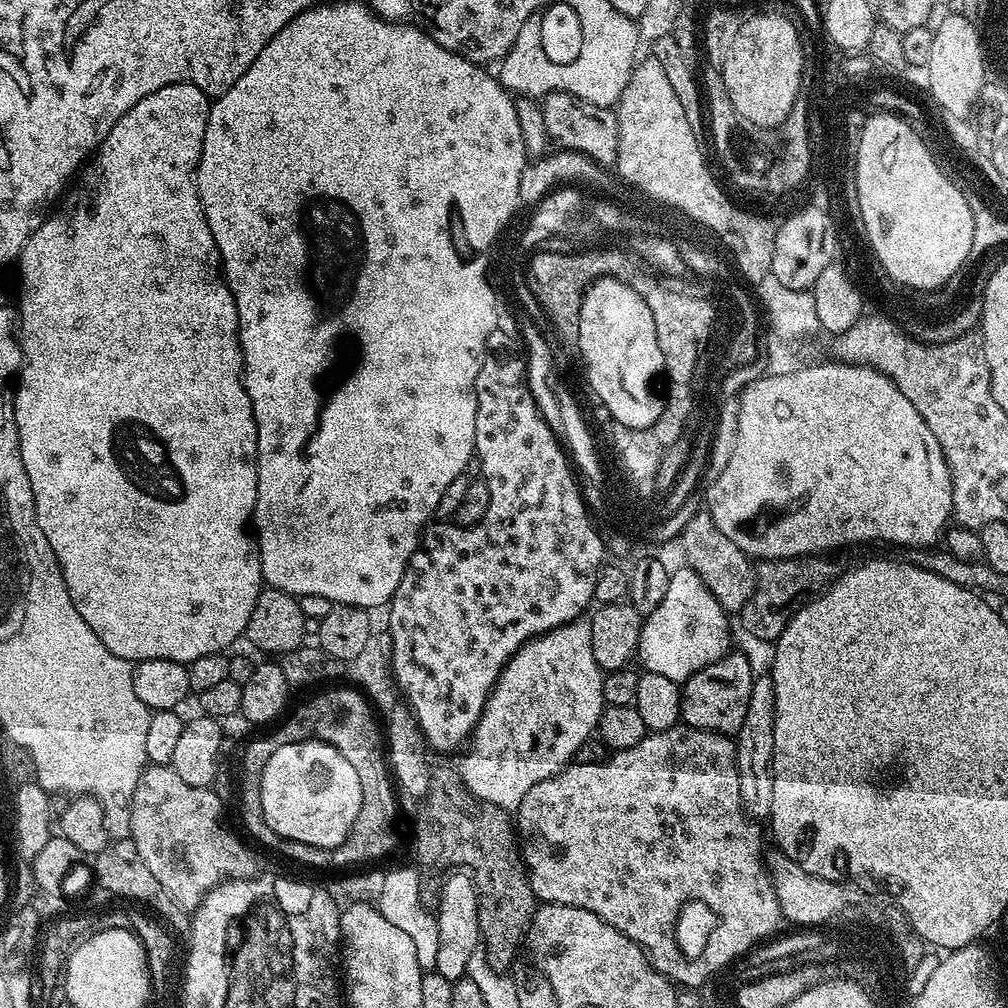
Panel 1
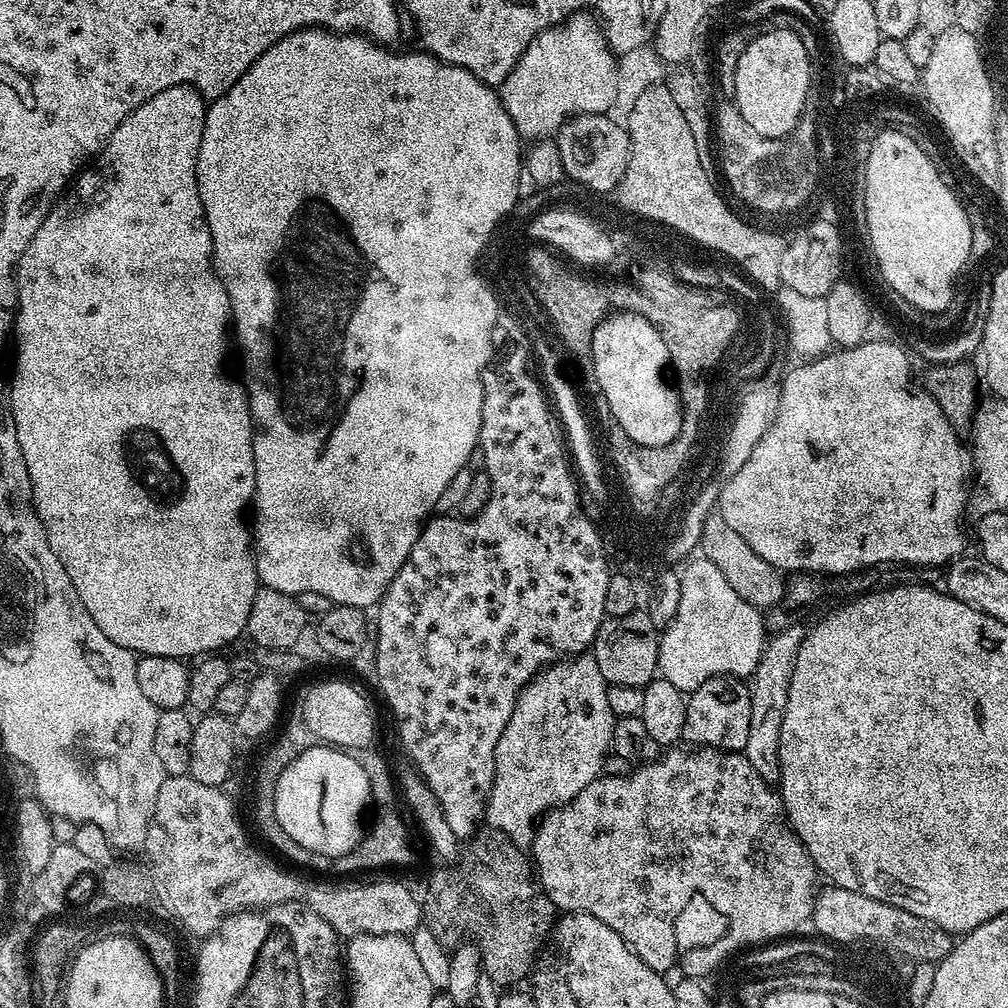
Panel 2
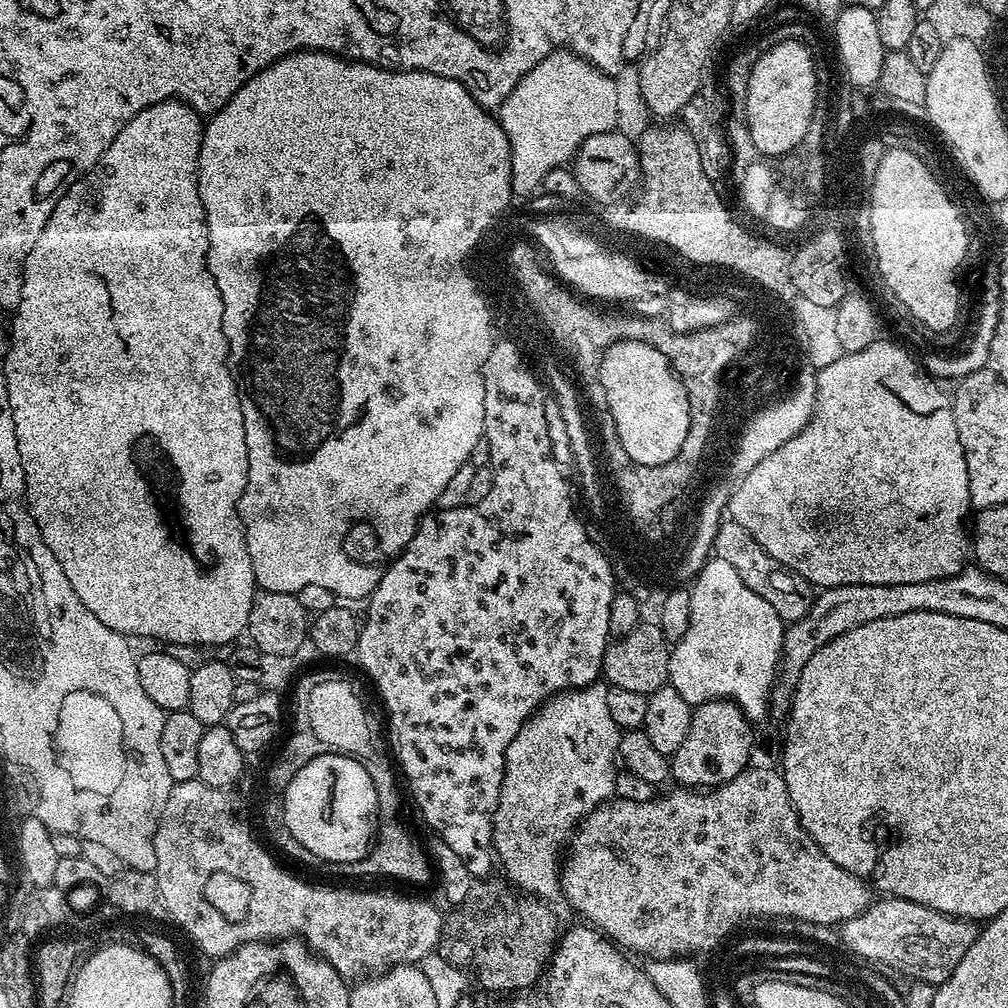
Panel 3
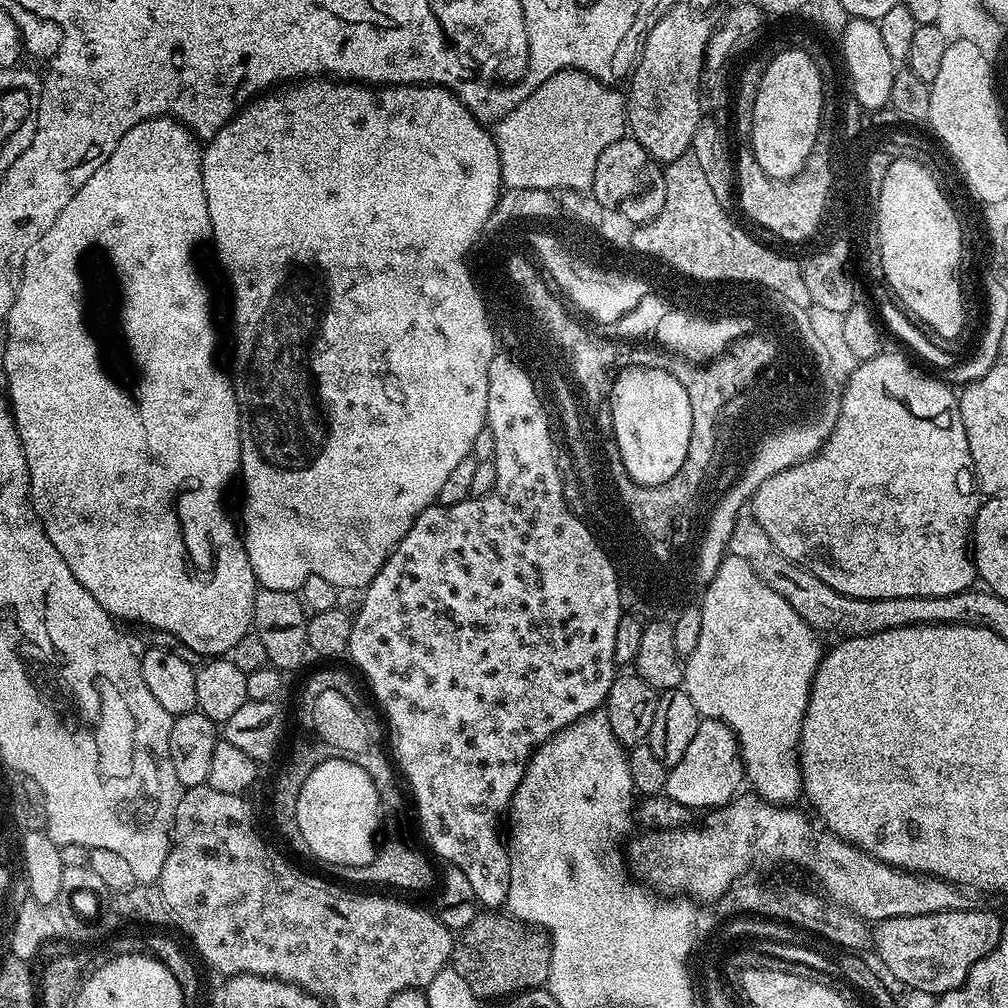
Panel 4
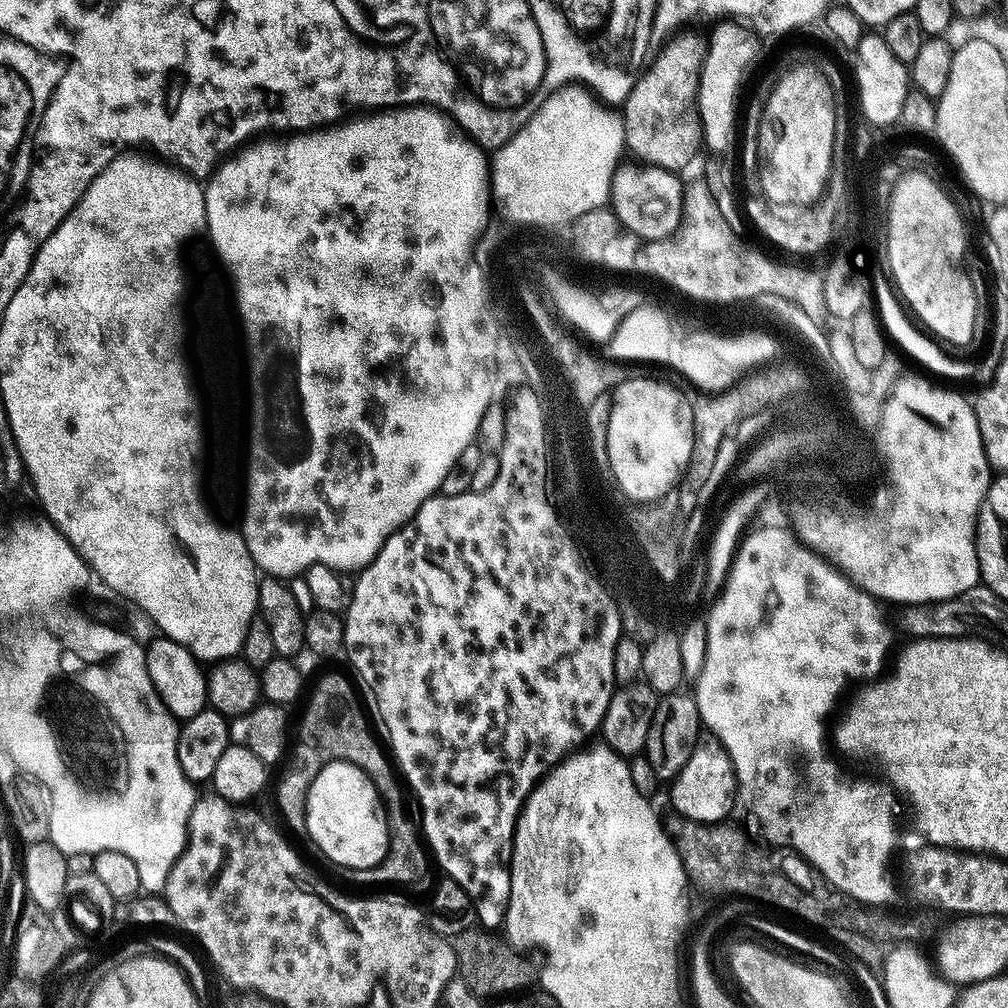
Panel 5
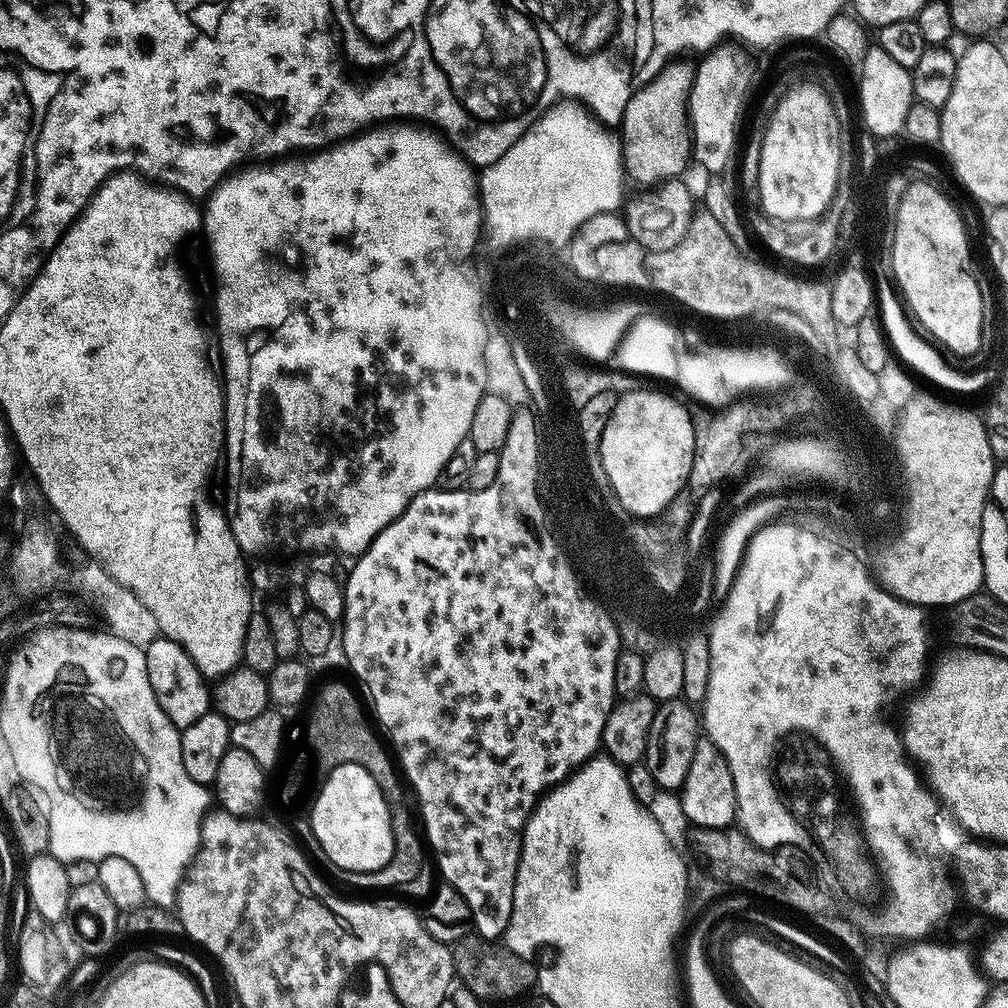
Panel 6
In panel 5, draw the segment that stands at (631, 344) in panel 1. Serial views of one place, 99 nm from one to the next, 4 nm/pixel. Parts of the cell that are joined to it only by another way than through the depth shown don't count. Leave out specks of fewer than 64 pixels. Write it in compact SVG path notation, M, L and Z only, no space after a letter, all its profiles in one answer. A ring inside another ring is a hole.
M648 376L626 378L618 387L612 389L612 409L609 414L606 446L610 470L617 486L635 502L653 502L667 496L680 484L691 462L692 449L696 443L696 429L693 425L693 409L690 400L680 392L675 392L660 380Z

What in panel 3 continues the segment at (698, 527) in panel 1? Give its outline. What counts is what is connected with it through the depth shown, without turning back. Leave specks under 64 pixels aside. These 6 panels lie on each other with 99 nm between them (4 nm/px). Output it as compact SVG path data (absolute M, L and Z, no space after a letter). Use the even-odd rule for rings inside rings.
M730 518L721 521L714 541L714 555L730 562L730 566L738 570L738 578L742 578L742 582L746 582L746 586L750 586L754 594L766 598L766 602L774 606L781 620L785 622L797 620L810 610L814 599L813 585L807 580L801 580L786 566L782 566L782 562L770 558L770 554L766 554L766 550L762 550L762 546L758 546L758 542L754 542L754 538L750 538L750 534L746 534L746 530L738 526L738 522Z

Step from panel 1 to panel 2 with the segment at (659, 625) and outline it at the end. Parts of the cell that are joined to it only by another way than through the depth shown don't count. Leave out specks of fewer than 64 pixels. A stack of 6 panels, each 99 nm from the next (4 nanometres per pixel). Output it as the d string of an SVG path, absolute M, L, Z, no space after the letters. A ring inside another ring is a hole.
M692 558L686 565L688 569L680 572L682 596L678 598L678 614L674 614L668 627L659 633L659 675L678 686L678 690L685 694L691 694L695 688L715 676L751 677L766 643L766 620L761 609L750 606L746 598L738 598L738 594L730 587L730 582L726 582L726 578L723 577L722 570L714 566L714 562Z

